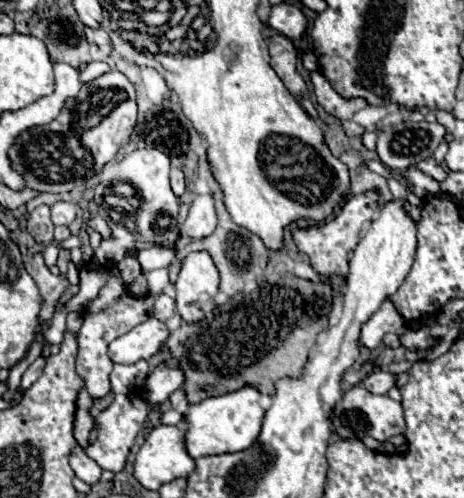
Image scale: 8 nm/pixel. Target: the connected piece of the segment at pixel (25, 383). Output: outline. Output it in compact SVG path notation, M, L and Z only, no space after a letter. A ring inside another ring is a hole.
M41 354L29 368L27 368L27 372L23 374L23 380L21 380L21 384L19 384L19 388L25 392L39 376L41 376L41 372L43 372L43 366L45 366L45 356Z

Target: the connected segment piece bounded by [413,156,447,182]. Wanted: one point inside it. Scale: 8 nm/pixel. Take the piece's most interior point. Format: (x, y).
(430, 166)

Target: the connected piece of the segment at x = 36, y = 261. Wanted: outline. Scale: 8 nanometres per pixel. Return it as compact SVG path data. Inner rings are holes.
M35 254L33 258L27 258L25 260L25 268L31 274L31 278L35 280L35 284L39 286L39 294L43 298L41 314L39 314L39 326L37 326L37 332L35 332L35 340L45 346L47 340L43 336L43 322L53 318L55 304L57 304L61 292L69 286L69 280L61 278L61 276L53 276L49 272L49 268L45 266L45 262L43 262L43 254Z

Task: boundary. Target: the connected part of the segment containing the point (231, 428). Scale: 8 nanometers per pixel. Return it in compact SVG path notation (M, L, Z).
M247 386L237 392L229 392L215 398L205 398L197 404L189 404L183 422L187 426L185 430L185 450L191 458L199 456L211 456L211 454L225 454L225 452L239 452L243 448L249 448L257 436L263 422L265 410L259 406L261 394Z

